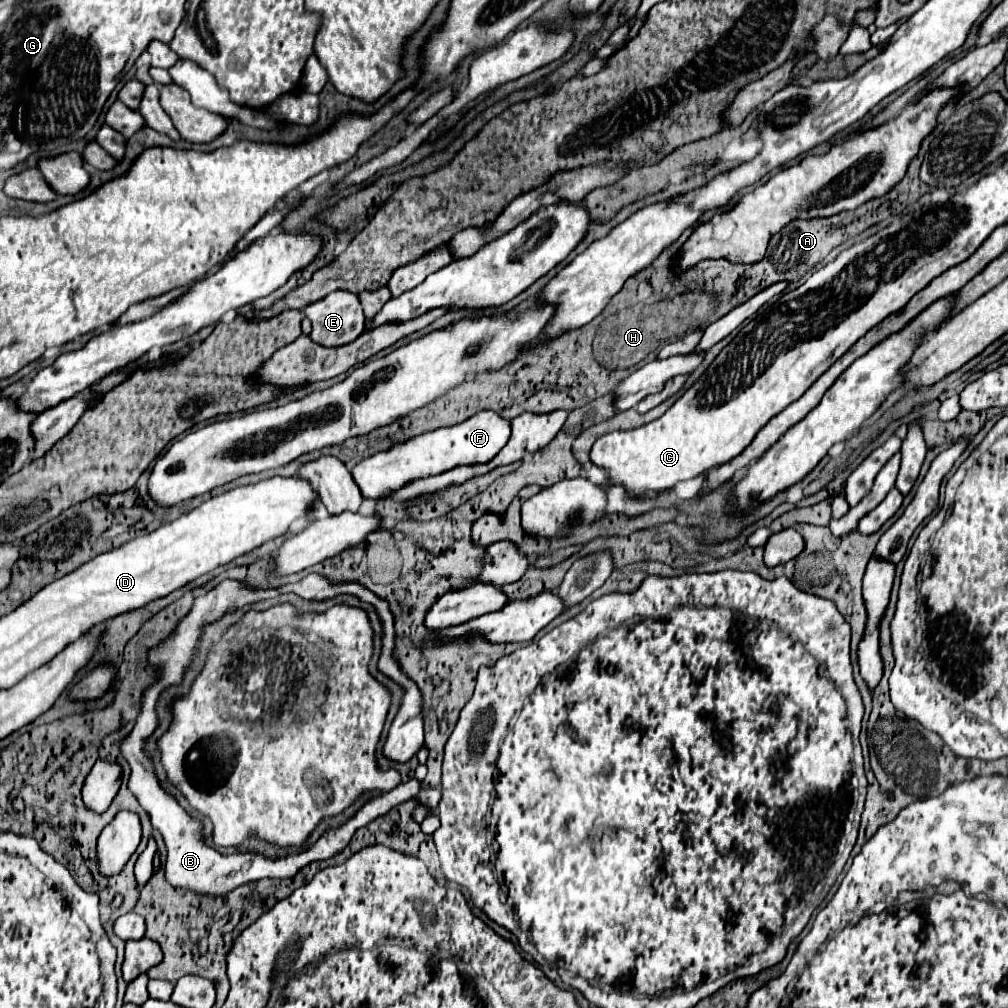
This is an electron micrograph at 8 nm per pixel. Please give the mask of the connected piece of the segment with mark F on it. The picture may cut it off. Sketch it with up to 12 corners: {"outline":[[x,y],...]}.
{"outline":[[493,411],[359,461],[363,497],[485,463],[509,441]]}

